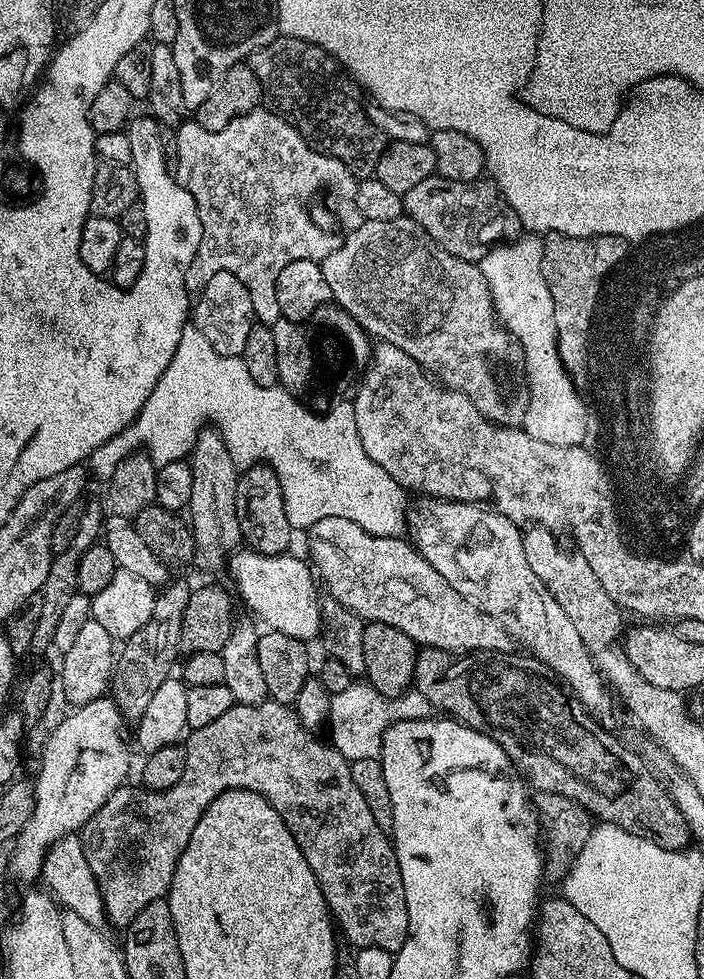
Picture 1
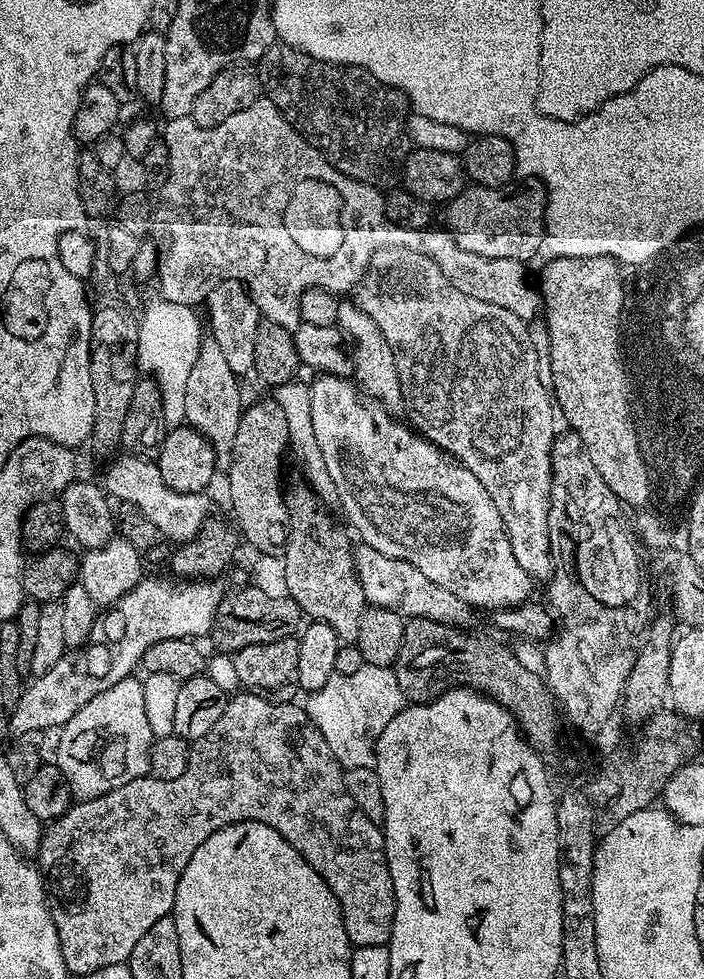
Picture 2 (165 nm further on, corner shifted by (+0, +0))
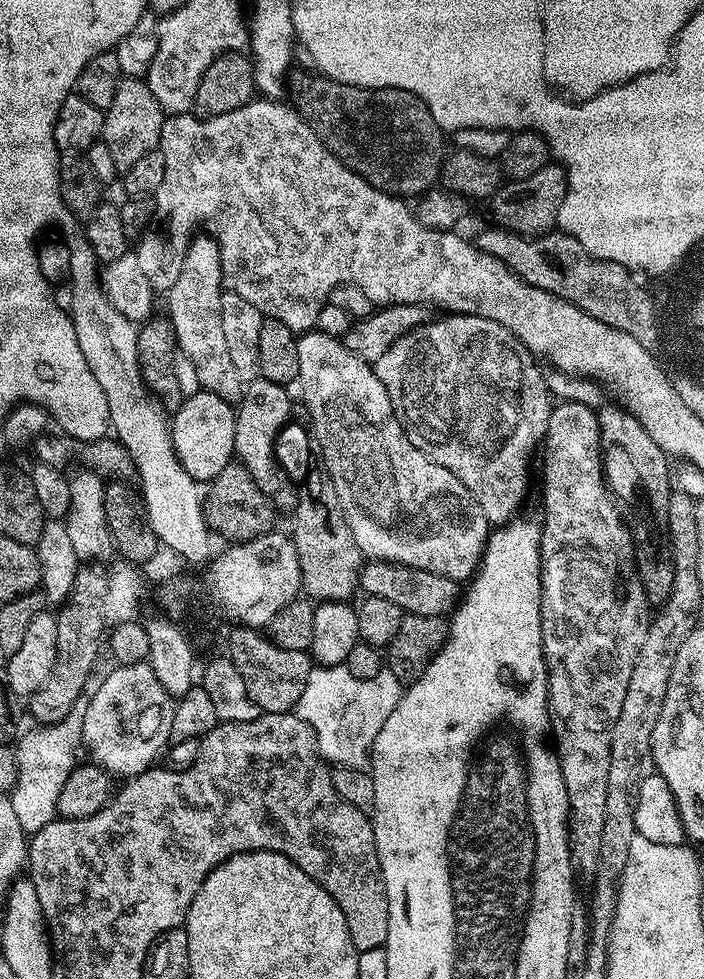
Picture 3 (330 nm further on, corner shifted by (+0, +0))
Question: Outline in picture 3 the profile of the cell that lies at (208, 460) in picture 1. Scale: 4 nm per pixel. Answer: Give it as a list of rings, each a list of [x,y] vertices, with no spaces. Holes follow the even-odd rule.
[[[207,234],[193,235],[182,258],[178,282],[174,282],[174,286],[167,289],[166,315],[172,322],[179,351],[194,366],[194,374],[198,374],[201,389],[218,394],[223,400],[235,401],[241,395],[242,382],[234,370],[222,331],[220,294],[223,283],[224,275],[216,241]]]

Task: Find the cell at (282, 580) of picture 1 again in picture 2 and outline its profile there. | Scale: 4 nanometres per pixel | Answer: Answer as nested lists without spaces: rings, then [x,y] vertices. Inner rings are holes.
[[[140,454],[117,455],[104,472],[102,488],[113,501],[121,500],[121,505],[137,508],[150,522],[154,522],[157,533],[168,540],[173,540],[173,545],[185,544],[187,540],[193,540],[200,530],[200,525],[209,519],[212,504],[207,500],[204,492],[194,494],[182,494],[176,490],[170,490],[166,482],[162,482],[158,466],[148,458]]]

